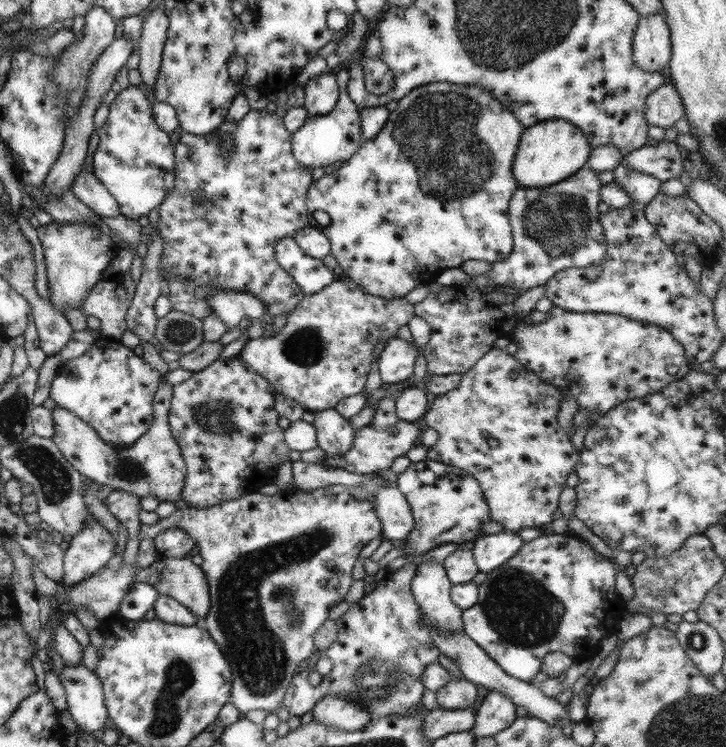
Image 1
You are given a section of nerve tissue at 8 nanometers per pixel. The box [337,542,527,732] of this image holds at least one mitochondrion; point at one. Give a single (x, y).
(376, 681)

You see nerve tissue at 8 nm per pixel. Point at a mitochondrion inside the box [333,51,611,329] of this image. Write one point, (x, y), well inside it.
(438, 134)

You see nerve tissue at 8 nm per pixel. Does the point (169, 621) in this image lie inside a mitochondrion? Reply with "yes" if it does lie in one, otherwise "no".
no

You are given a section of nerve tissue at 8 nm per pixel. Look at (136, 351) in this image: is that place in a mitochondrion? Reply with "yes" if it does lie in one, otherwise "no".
no

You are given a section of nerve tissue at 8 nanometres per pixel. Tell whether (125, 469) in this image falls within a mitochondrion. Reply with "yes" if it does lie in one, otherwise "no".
yes

